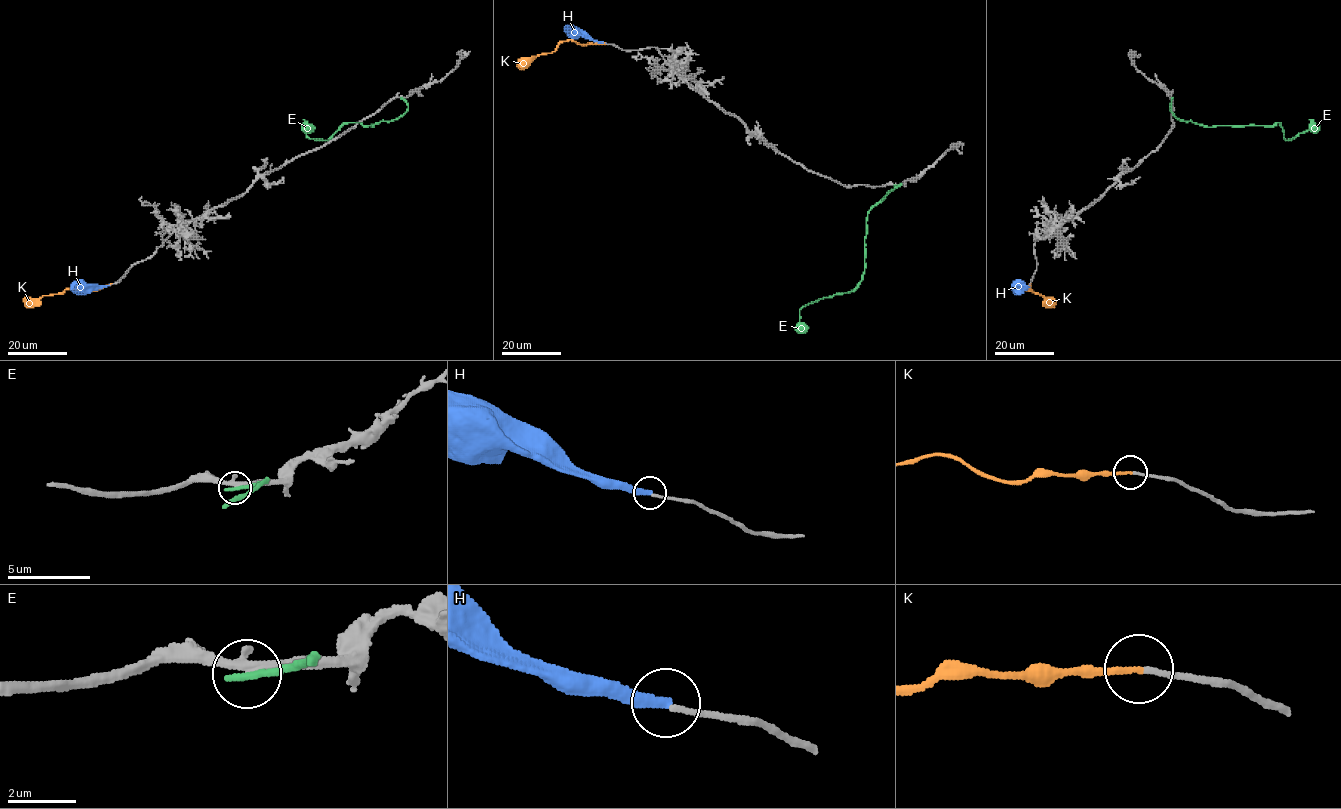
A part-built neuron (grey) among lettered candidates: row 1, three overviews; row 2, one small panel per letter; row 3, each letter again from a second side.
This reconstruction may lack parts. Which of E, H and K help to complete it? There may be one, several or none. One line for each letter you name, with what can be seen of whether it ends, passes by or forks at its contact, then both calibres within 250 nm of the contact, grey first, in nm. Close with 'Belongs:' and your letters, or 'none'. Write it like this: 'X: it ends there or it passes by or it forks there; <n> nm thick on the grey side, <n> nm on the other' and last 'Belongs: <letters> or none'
K: it ends there; 150 nm thick on the grey side, 170 nm on the other
Belongs: K

